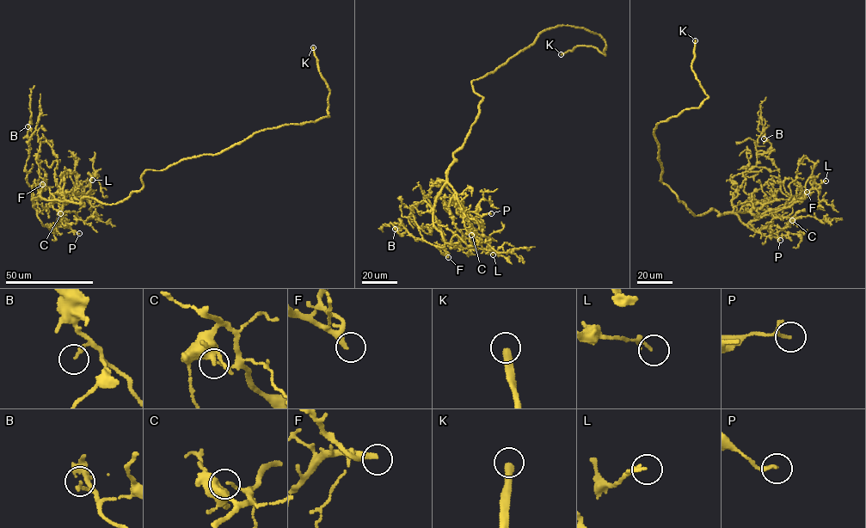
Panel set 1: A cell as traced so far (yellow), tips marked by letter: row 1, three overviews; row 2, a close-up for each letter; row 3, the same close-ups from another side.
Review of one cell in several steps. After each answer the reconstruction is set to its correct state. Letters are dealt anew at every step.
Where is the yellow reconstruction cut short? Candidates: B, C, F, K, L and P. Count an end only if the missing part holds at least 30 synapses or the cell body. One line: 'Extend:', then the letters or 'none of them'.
Extend: F, K, P

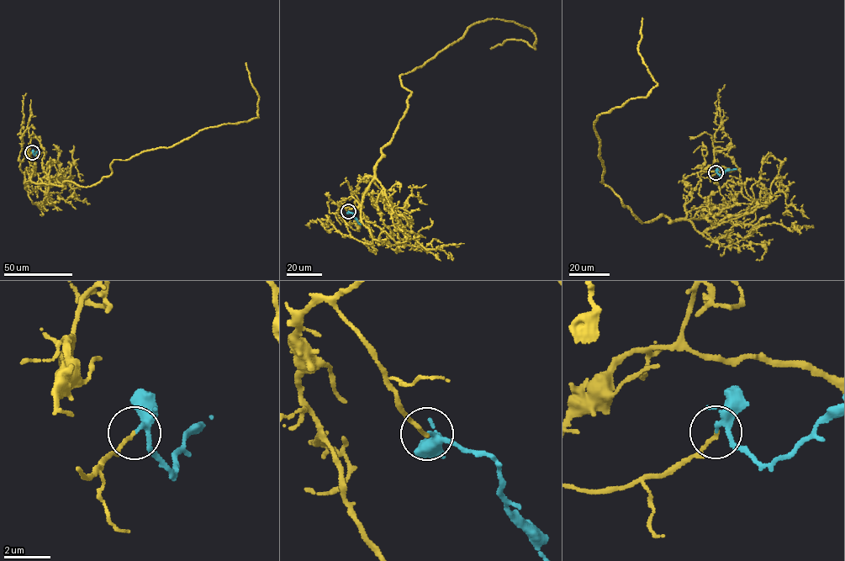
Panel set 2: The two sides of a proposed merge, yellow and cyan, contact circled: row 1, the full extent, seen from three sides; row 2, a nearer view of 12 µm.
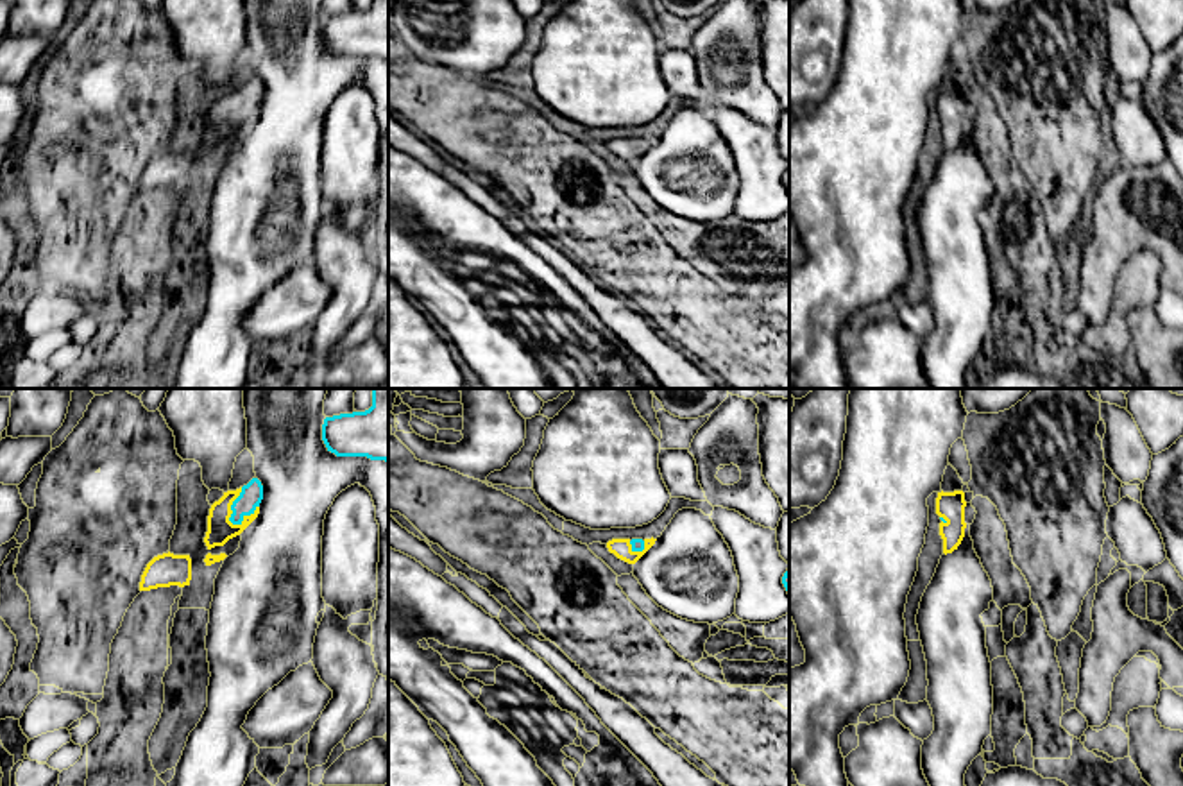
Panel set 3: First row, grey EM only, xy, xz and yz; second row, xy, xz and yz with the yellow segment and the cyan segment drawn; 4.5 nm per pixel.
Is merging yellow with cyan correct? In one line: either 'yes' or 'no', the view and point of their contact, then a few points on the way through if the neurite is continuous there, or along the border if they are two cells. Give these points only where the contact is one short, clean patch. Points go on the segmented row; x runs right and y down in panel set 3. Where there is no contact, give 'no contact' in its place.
yes; contact xy (229, 507); way xy (221, 529), (229, 516), (229, 507), (238, 507), (251, 495)

